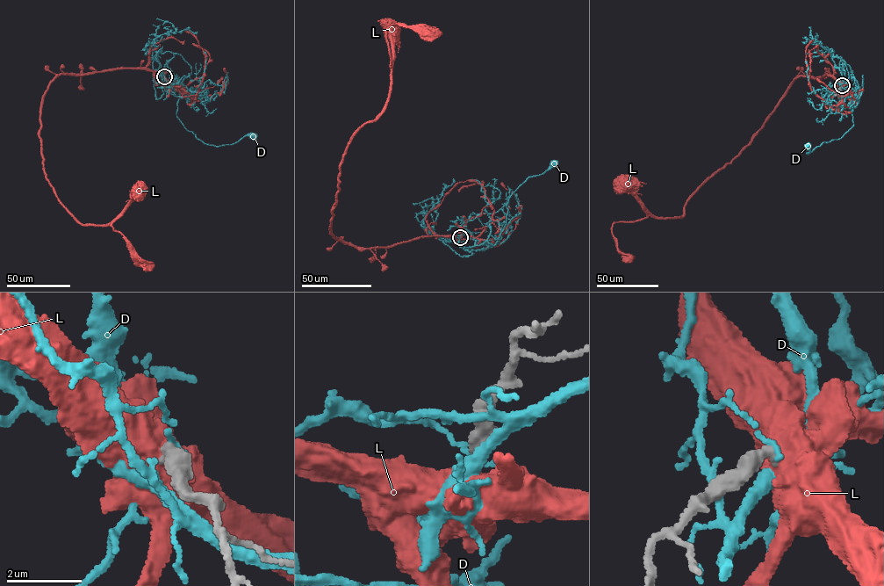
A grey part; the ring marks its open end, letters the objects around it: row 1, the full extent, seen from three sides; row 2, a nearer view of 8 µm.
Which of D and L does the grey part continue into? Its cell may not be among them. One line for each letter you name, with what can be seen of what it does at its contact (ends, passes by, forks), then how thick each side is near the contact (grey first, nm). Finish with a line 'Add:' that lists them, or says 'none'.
Add: none

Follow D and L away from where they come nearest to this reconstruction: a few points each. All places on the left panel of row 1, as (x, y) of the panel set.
D: (164, 76), (173, 81), (169, 92), (179, 98), (176, 116), (197, 138), (216, 146), (253, 136)
L: (164, 76), (131, 68), (58, 75), (39, 113), (43, 168), (61, 204), (80, 223), (111, 222), (147, 267)

